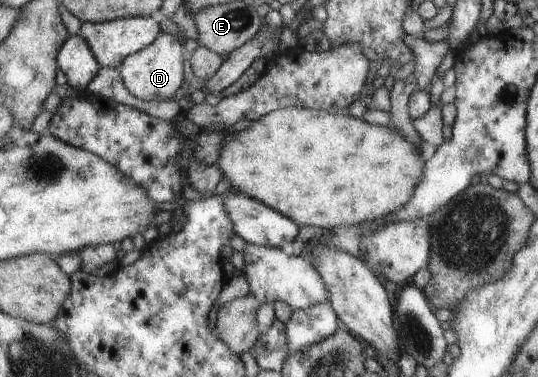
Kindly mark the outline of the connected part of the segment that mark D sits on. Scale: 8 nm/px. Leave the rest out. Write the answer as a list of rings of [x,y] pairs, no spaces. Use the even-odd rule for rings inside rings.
[[[164,33],[147,47],[124,59],[120,70],[129,91],[145,101],[171,100],[185,81],[186,50],[173,35]]]

